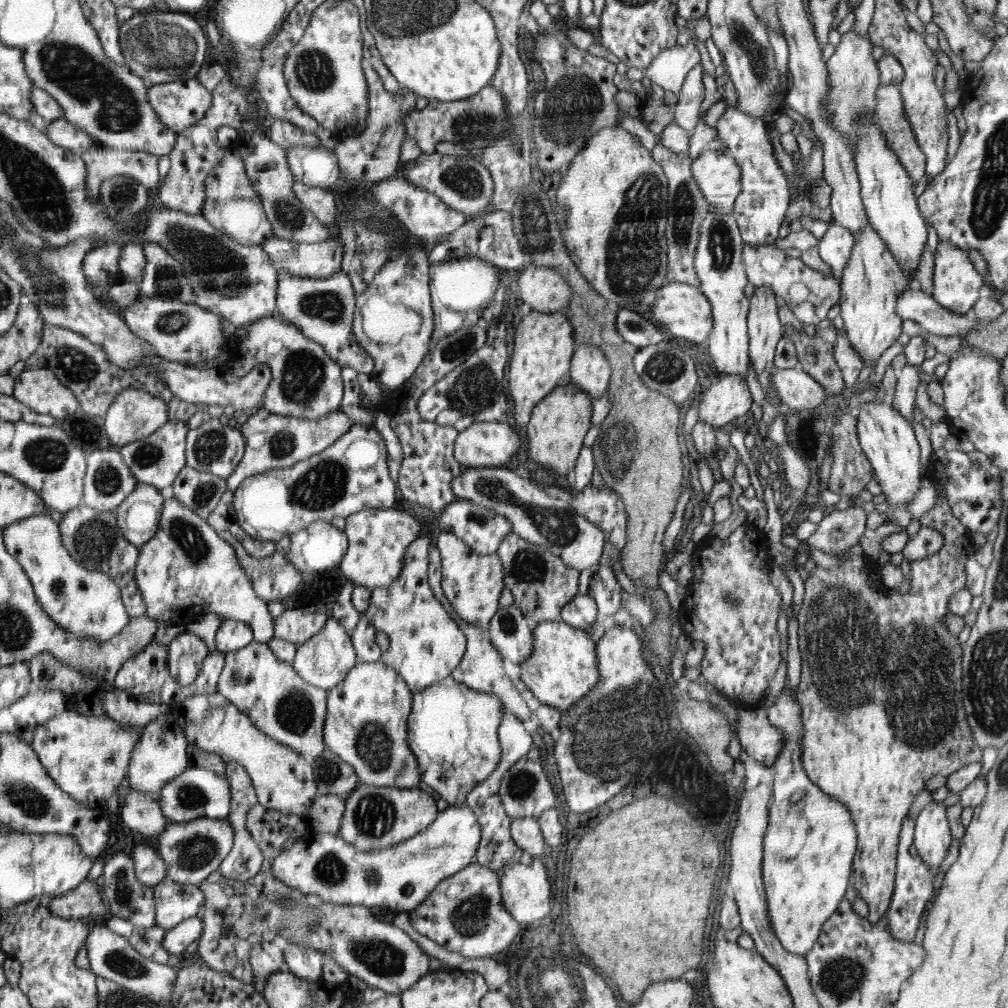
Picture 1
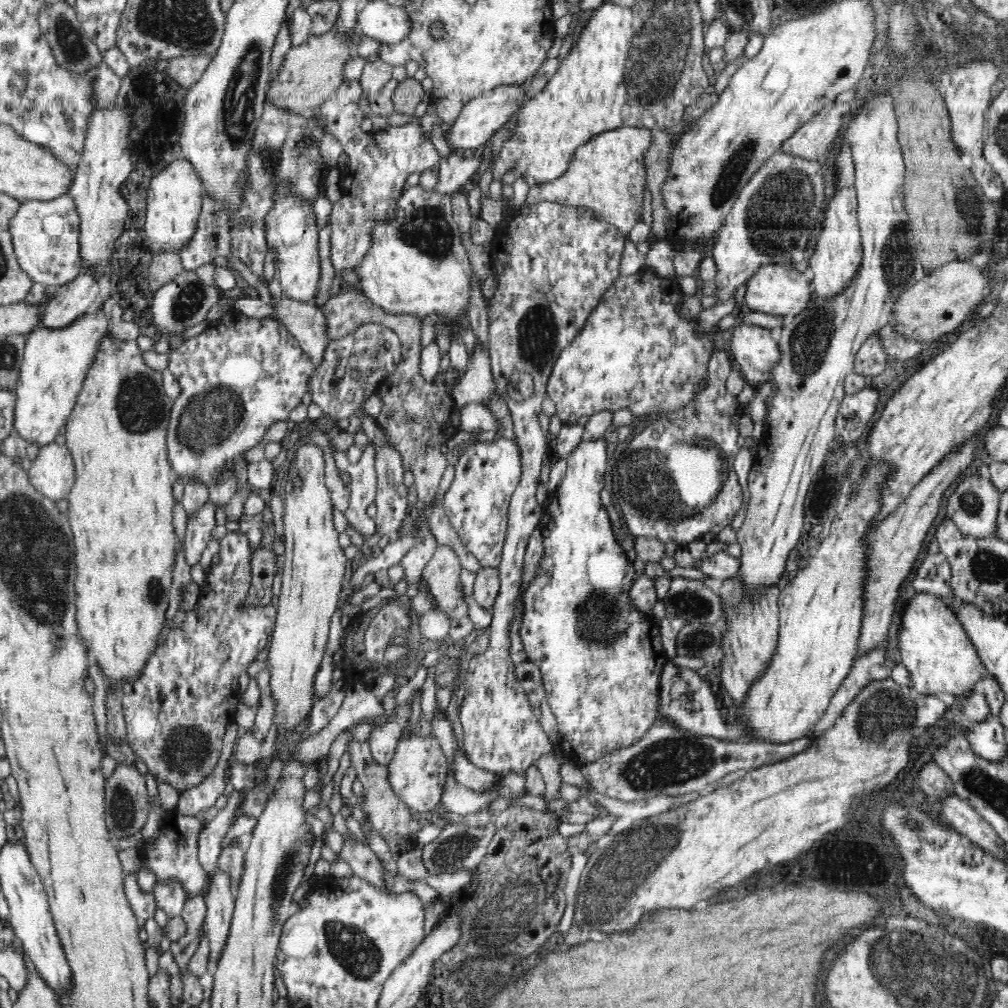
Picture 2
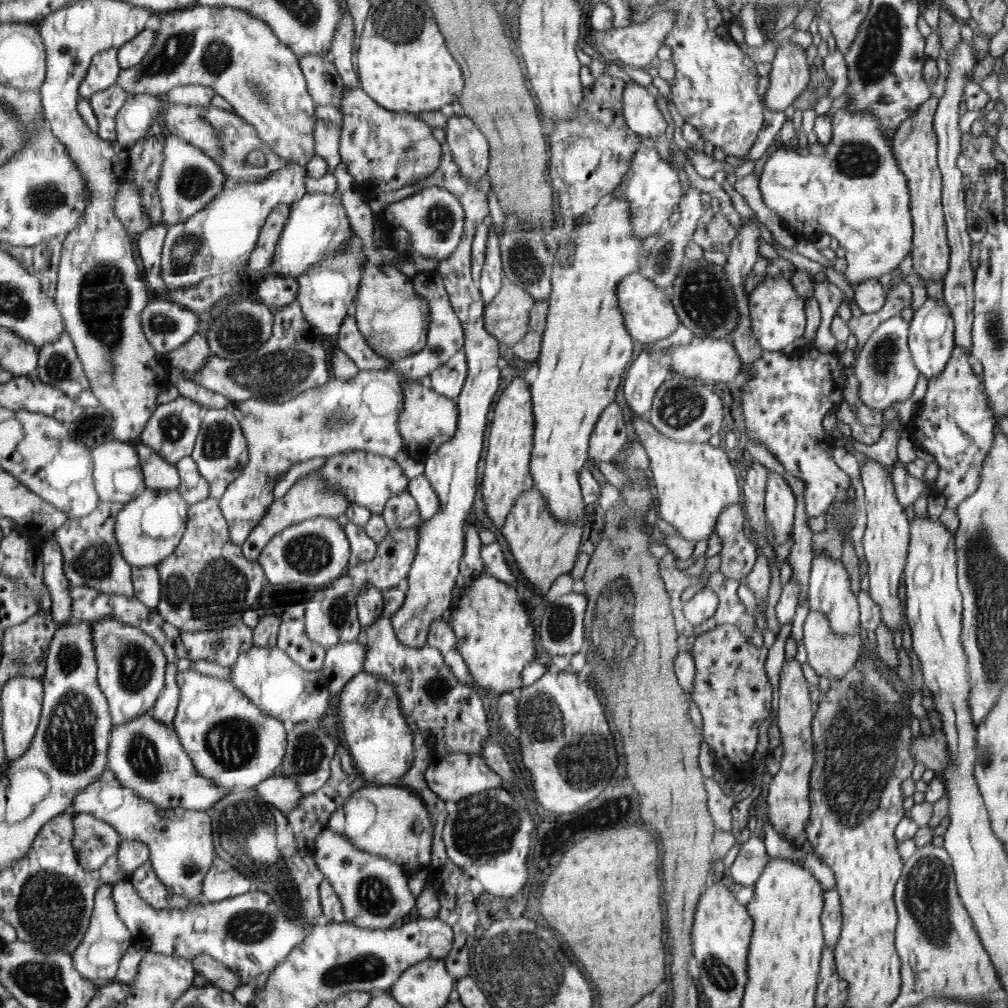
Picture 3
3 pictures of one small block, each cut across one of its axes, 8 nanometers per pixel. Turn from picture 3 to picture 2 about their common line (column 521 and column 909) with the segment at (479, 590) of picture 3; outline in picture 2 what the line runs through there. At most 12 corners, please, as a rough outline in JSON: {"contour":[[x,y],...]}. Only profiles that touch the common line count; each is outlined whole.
{"contour":[[947,600],[904,610],[898,648],[916,695],[964,698],[986,676]]}

